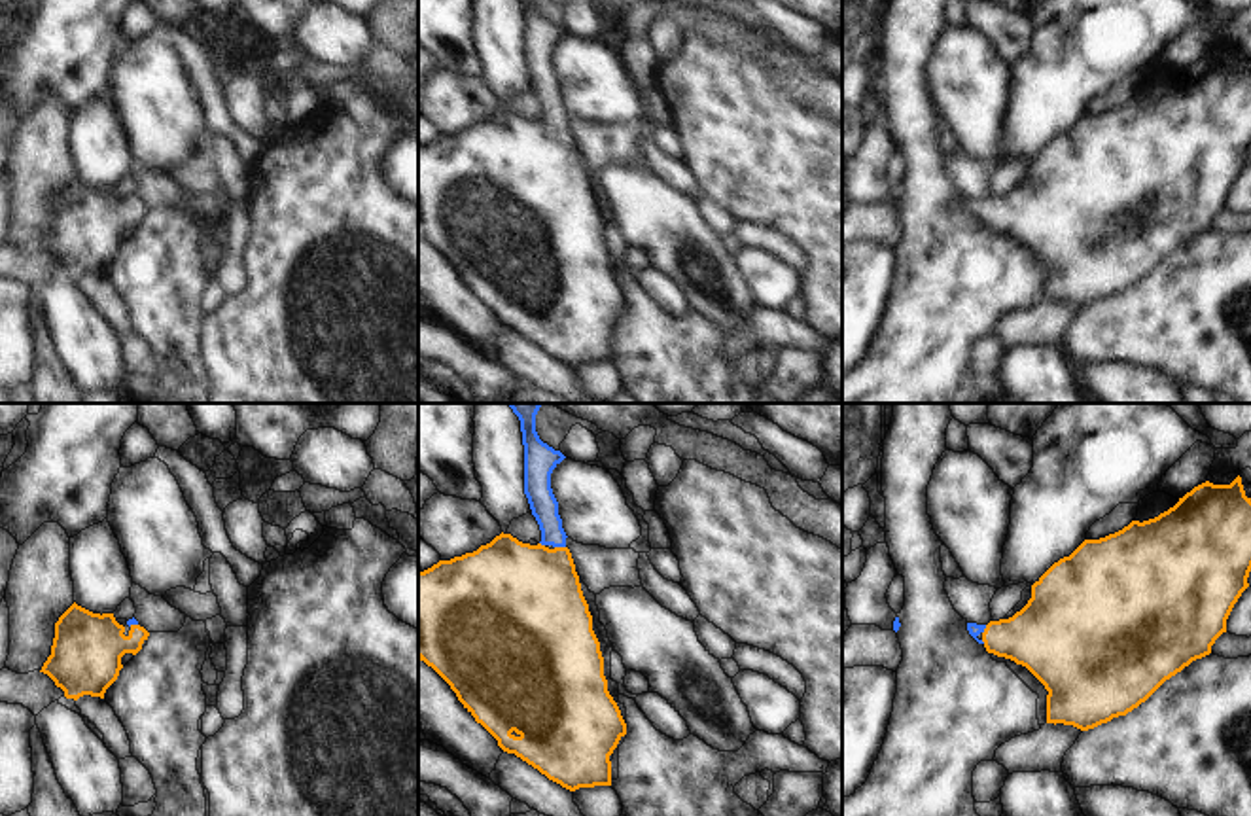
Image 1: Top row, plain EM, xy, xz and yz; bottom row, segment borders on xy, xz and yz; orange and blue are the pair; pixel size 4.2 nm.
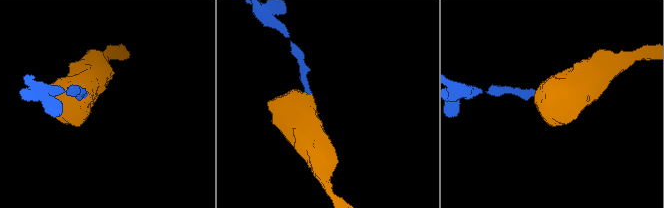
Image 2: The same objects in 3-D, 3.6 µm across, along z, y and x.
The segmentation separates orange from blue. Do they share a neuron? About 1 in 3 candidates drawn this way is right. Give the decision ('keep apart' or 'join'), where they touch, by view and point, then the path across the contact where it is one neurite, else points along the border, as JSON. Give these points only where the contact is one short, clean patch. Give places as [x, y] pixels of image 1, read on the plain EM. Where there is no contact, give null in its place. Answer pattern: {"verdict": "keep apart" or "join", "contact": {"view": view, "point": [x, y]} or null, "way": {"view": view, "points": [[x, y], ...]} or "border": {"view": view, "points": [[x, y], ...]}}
{"verdict": "join", "contact": {"view": "xz", "point": [561, 124]}, "way": {"view": "xz", "points": [[528, 173], [557, 141], [561, 124], [551, 108], [544, 82]]}}

